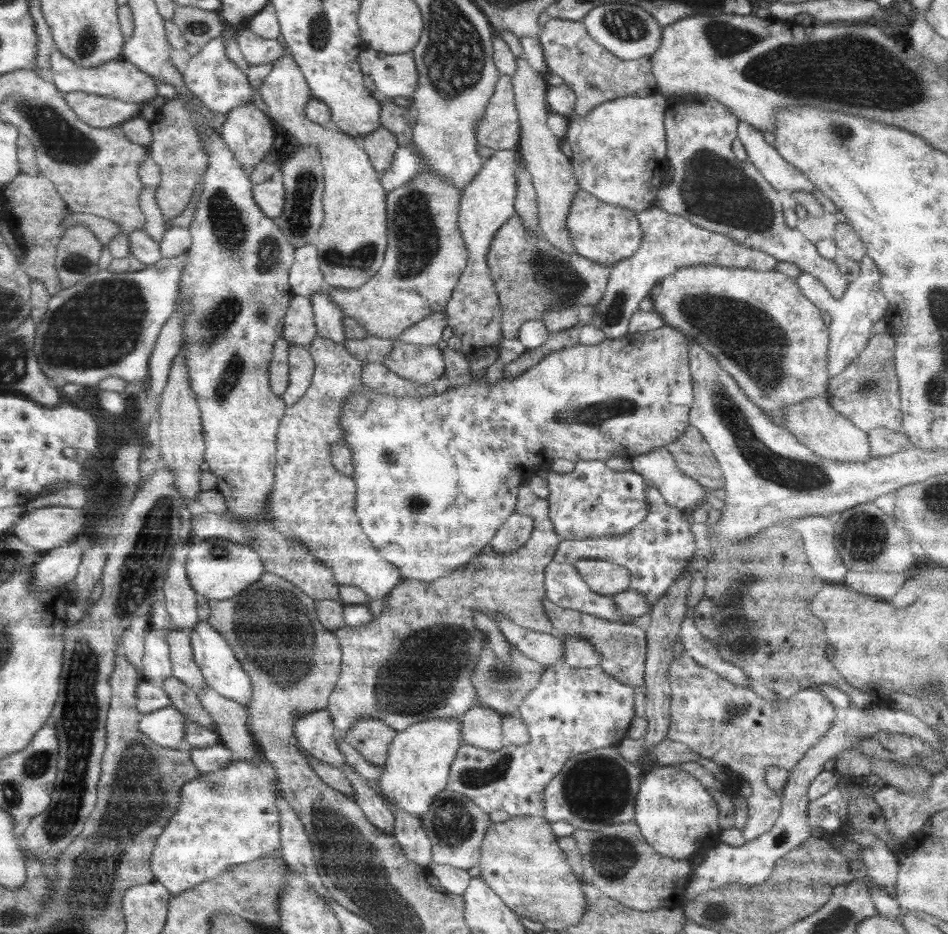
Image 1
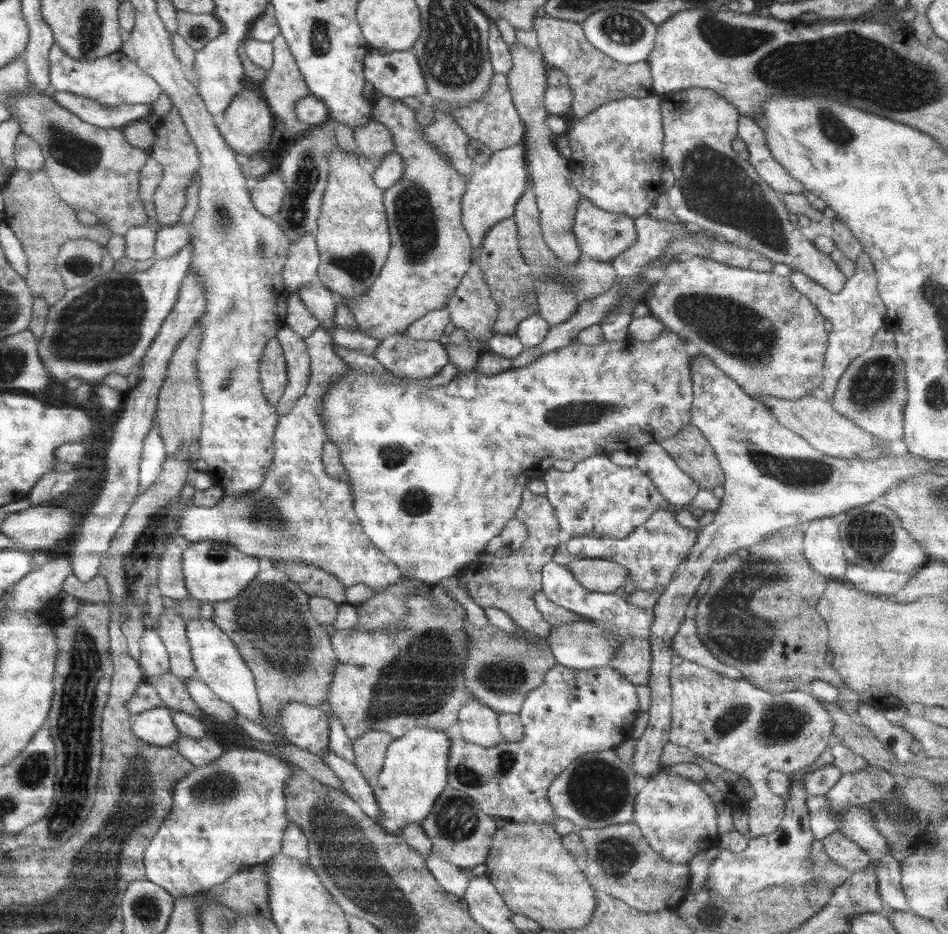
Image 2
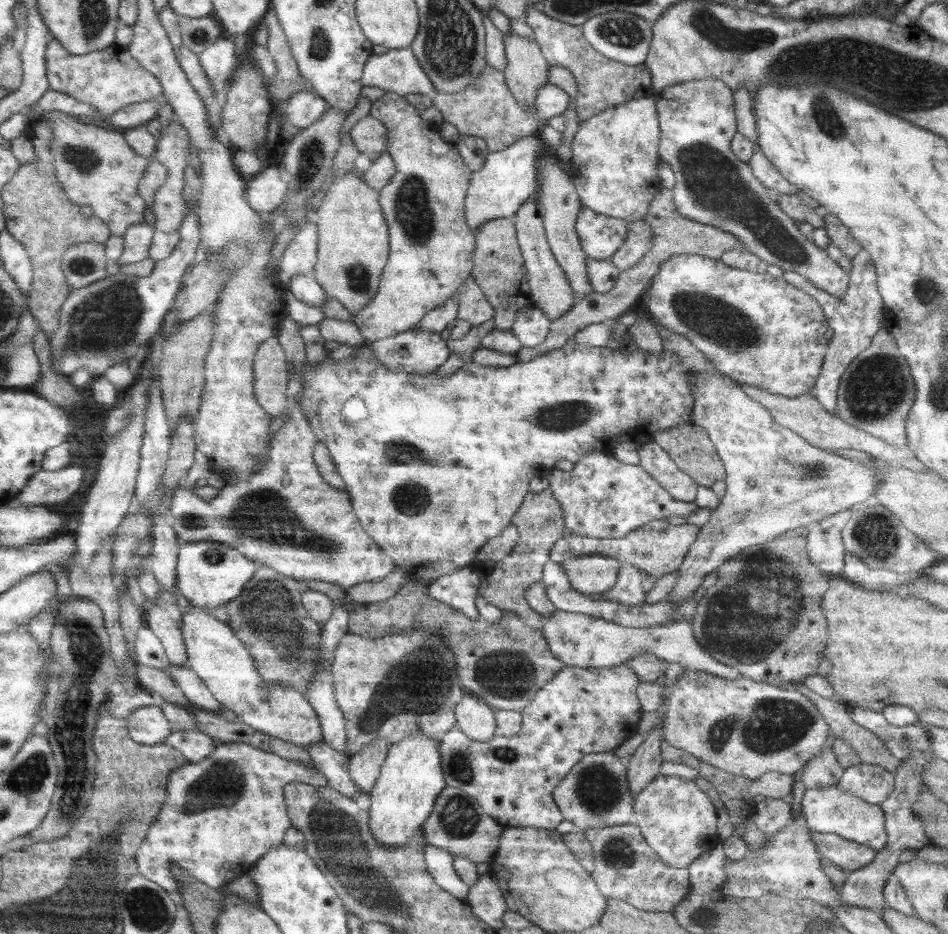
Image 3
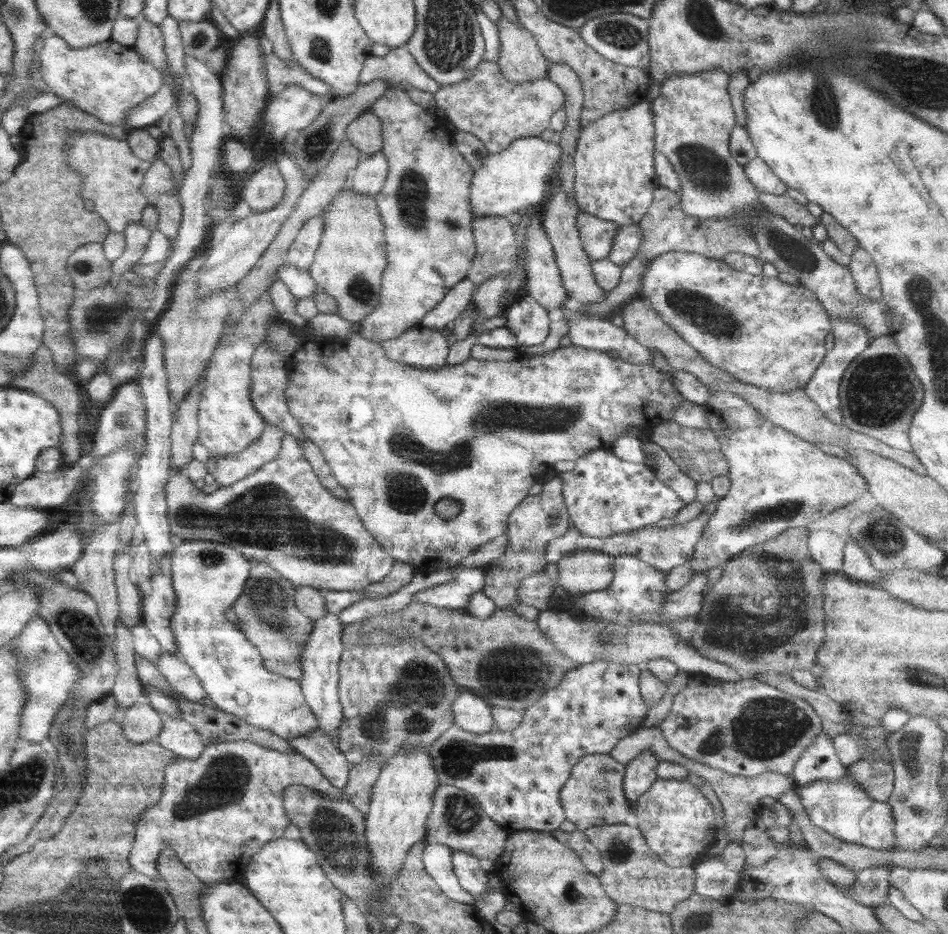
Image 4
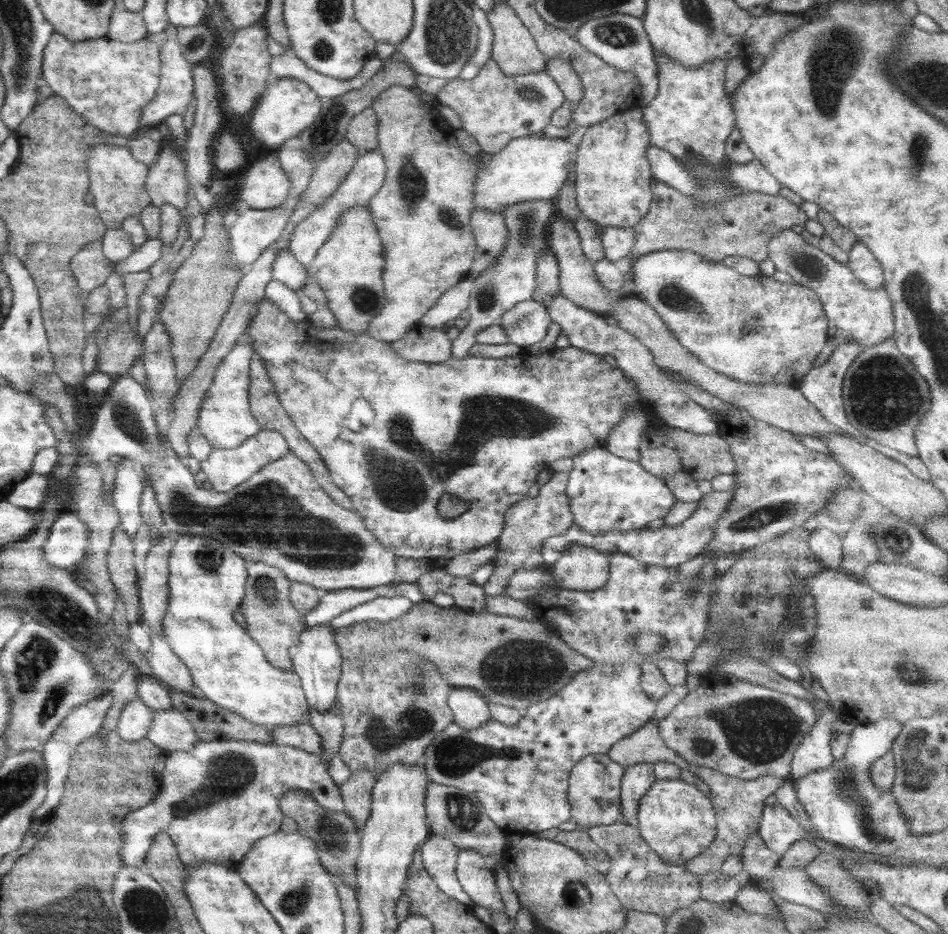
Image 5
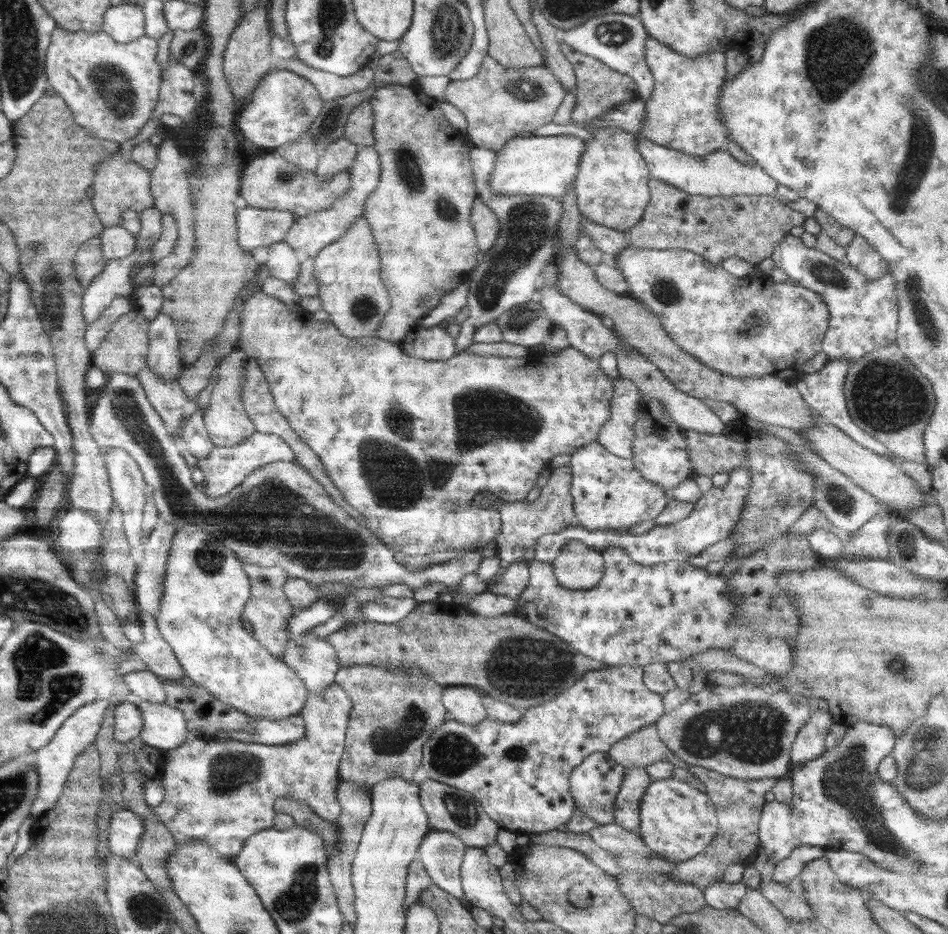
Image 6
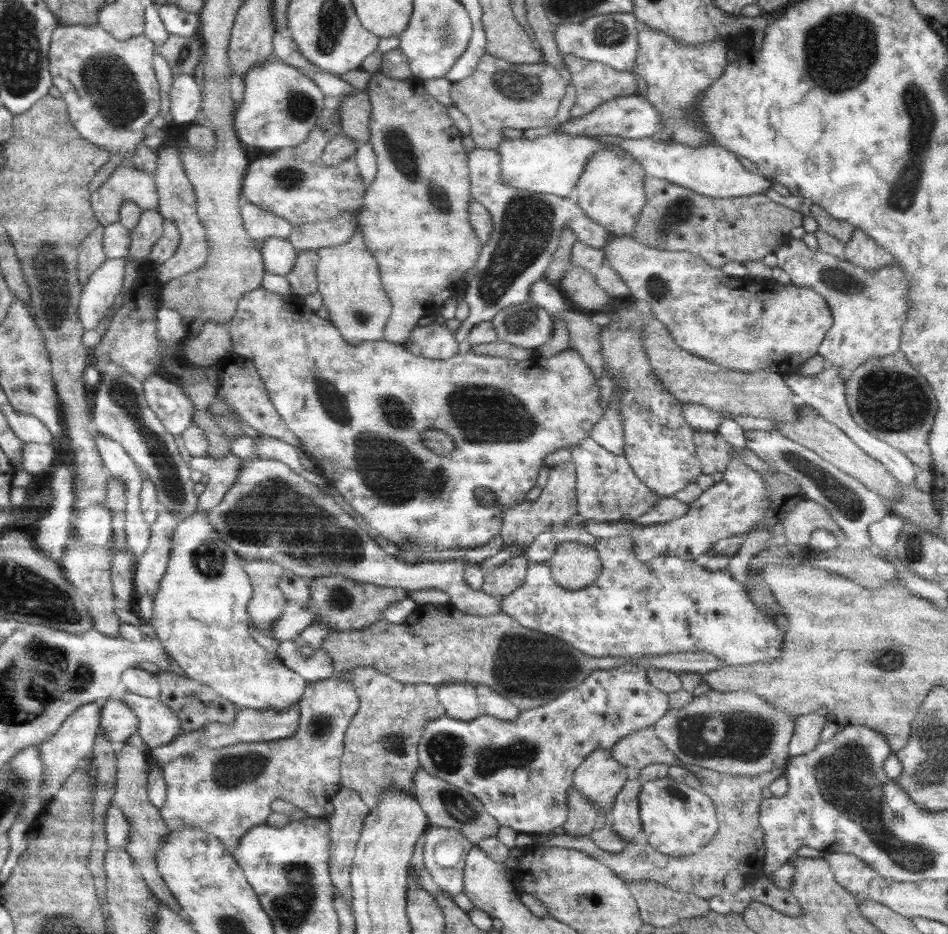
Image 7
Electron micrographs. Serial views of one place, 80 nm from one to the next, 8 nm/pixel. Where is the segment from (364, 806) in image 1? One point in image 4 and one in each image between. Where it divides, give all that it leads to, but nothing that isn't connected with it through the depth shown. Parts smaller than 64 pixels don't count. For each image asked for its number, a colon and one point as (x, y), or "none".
2: (353, 783)
3: (333, 765)
4: (322, 751)

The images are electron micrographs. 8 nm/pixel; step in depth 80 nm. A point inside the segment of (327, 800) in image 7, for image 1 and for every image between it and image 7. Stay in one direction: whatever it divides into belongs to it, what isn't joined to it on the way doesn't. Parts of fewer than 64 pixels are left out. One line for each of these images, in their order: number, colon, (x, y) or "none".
1: (229, 816)
2: (231, 813)
3: (222, 814)
4: (216, 811)
5: (216, 800)
6: (217, 792)

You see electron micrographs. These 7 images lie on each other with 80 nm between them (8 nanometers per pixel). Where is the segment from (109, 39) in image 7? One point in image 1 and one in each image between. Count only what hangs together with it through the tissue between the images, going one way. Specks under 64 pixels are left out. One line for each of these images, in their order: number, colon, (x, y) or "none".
1: (119, 79)
2: (112, 80)
3: (109, 80)
4: (106, 80)
5: (106, 82)
6: (111, 88)

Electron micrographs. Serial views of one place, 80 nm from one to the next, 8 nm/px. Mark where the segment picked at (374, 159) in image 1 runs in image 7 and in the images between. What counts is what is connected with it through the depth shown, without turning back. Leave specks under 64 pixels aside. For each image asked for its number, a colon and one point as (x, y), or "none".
2: (374, 140)
3: (370, 137)
4: (365, 132)
5: (362, 132)
6: (359, 129)
7: (355, 108)

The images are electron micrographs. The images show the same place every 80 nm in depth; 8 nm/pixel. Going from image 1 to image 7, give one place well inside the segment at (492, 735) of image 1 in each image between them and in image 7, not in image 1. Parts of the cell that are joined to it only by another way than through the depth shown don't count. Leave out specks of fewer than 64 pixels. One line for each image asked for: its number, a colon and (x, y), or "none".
2: (477, 723)
3: (474, 717)
4: (472, 713)
5: (470, 710)
6: (462, 703)
7: (459, 699)

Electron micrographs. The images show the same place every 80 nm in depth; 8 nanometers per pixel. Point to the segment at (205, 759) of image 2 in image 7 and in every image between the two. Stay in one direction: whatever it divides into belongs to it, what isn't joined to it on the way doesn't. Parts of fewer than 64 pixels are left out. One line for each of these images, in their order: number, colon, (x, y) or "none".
3: (194, 745)
4: (183, 739)
5: (170, 730)
6: (164, 728)
7: (158, 724)

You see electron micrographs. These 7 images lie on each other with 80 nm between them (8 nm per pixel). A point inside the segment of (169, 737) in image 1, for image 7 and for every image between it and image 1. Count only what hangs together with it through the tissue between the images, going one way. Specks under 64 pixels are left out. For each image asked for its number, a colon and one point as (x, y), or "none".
2: (156, 726)
3: (147, 725)
4: (140, 723)
5: (136, 718)
6: (128, 724)
7: (118, 722)

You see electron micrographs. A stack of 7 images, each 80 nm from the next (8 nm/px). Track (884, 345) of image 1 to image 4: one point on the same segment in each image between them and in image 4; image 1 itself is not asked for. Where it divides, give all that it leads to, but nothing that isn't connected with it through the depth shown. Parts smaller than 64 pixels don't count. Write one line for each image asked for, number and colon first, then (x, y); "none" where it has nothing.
2: (872, 393)
3: (876, 392)
4: (880, 393)

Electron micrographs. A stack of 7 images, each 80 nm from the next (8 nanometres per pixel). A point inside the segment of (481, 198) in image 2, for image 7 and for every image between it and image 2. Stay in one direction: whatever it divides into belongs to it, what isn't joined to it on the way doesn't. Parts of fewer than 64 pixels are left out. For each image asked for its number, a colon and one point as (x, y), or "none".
3: (508, 178)
4: (510, 181)
5: (535, 167)
6: (537, 165)
7: (551, 164)

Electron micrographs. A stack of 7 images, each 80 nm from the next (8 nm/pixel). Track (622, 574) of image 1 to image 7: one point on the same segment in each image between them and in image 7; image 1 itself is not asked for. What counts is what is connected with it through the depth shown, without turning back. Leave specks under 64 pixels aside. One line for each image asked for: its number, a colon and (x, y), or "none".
2: (596, 575)
3: (595, 574)
4: (583, 572)
5: (582, 569)
6: (578, 567)
7: (574, 566)

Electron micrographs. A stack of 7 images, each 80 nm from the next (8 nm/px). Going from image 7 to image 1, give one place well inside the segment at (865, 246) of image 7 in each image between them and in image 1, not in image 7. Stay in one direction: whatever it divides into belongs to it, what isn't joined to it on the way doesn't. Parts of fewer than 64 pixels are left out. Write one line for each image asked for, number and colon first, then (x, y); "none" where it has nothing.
1: (862, 308)
2: (856, 313)
3: (855, 318)
4: (863, 269)
5: (865, 266)
6: (863, 256)

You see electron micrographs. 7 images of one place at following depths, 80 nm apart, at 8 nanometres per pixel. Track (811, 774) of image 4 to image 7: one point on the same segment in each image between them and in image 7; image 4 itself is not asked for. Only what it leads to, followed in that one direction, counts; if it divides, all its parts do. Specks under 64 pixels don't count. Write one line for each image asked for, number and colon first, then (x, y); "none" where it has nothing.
5: (814, 753)
6: (809, 743)
7: (807, 732)

